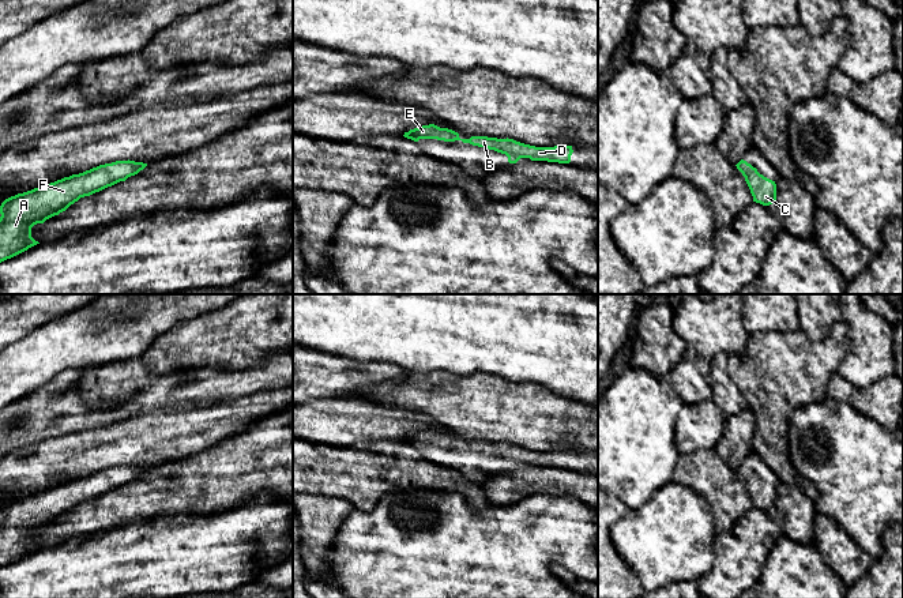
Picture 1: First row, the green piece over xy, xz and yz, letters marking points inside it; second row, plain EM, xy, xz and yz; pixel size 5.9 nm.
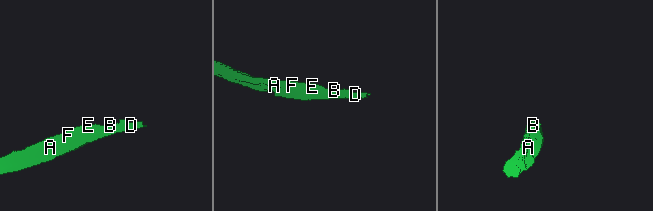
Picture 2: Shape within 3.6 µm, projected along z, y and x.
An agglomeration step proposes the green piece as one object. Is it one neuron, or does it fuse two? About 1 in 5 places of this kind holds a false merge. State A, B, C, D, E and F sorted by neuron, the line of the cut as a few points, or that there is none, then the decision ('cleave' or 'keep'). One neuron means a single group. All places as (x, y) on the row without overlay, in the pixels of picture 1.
groups A B C D E F; cut none; keep

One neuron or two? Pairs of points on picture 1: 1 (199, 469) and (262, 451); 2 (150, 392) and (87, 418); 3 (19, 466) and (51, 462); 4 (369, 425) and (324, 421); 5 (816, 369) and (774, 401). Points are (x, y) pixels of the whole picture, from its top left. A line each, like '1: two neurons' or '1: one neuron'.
1: one neuron
2: one neuron
3: one neuron
4: one neuron
5: one neuron

